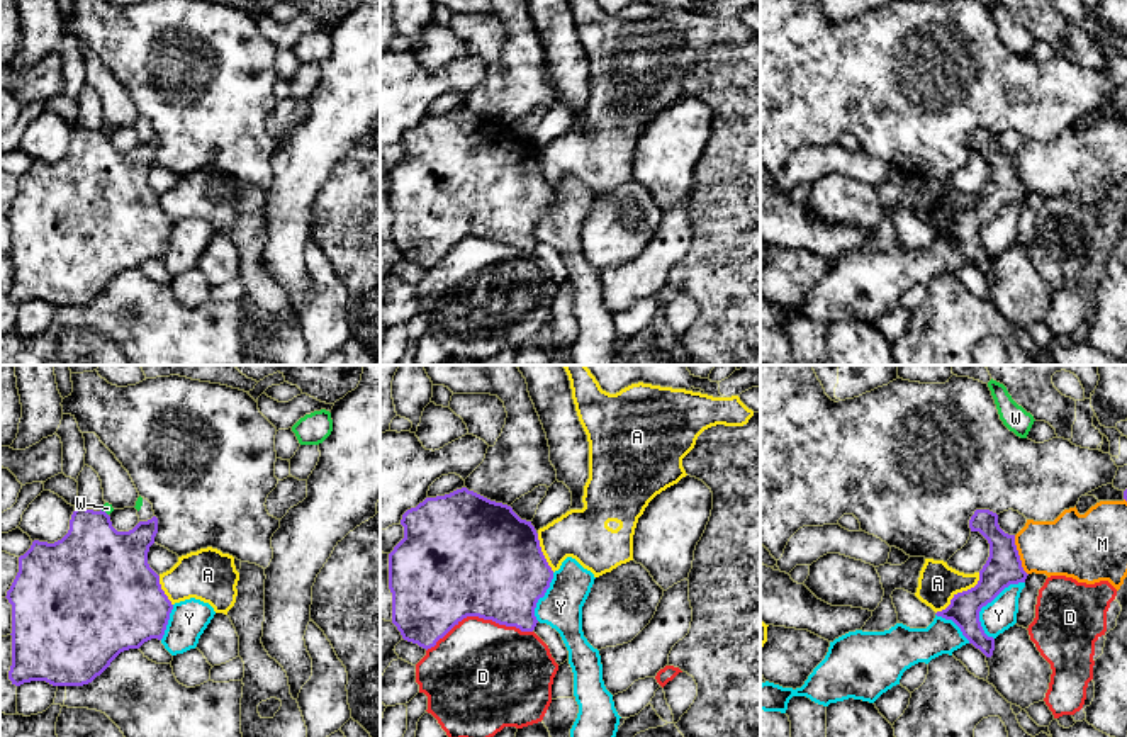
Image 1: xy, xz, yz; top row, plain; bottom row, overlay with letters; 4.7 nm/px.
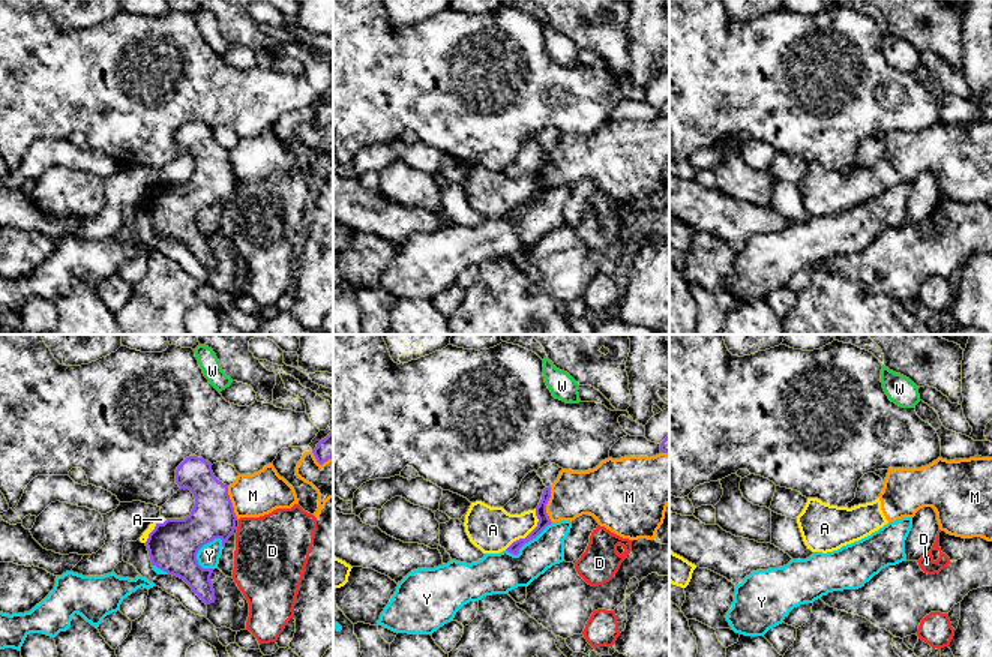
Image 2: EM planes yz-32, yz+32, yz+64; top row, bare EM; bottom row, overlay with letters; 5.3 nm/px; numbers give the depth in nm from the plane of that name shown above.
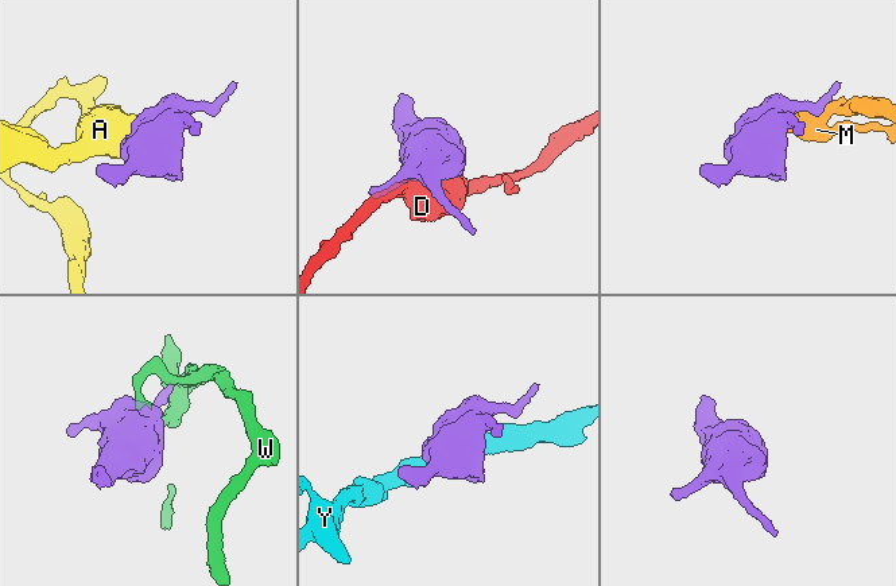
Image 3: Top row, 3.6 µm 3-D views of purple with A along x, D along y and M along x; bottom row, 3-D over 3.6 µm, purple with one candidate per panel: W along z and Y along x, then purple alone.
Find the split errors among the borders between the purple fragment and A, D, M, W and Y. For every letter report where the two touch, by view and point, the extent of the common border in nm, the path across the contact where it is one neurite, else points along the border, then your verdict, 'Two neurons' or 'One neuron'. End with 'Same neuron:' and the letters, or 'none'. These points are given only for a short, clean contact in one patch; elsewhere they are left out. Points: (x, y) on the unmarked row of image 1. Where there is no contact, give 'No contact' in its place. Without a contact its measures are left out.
A: Touches purple at yz (959, 213). Shared border 300 nm. Boundary: yz (980, 192), (980, 199), (973, 206), (959, 211), (936, 233). Two neurons
D: Touches purple at xz (479, 236). Shared border 500 nm. Two neurons
M: Touches purple at yz (1019, 175). Shared border 200 nm. Two neurons
W: Touches purple at xy (104, 131). Shared border 50 nm. Boundary: xy (100, 129), (107, 135). Two neurons
Y: Touches purple at yz (988, 221). Shared border 320 nm. Two neurons
Same neuron: none

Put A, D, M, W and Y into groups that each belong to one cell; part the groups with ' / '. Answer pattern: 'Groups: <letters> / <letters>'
Groups: A M / D / W / Y

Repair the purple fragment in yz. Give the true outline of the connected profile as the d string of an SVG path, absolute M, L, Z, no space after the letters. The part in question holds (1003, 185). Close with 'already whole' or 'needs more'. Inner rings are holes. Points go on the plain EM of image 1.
M976 129L969 139L971 151L979 151L990 163L990 177L979 190L974 207L954 214L950 224L937 231L937 236L952 239L962 255L986 277L993 275L995 258L988 256L979 241L979 231L1010 204L1025 202L1027 192L1015 165L1015 155L1005 153L998 144L998 134L990 129Z; already whole

